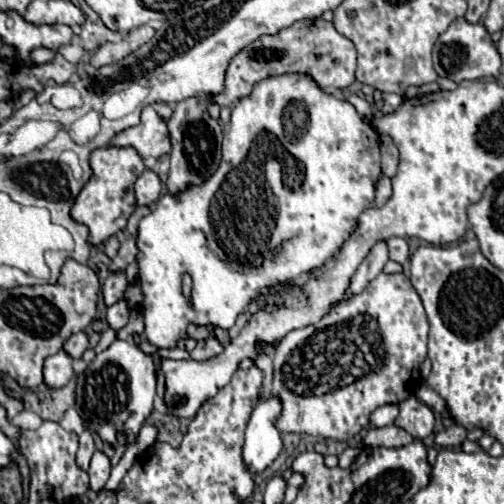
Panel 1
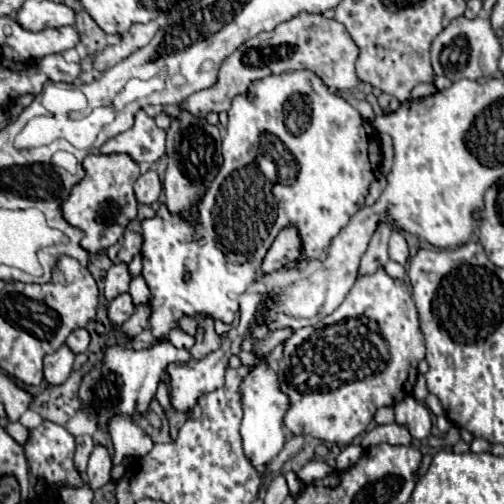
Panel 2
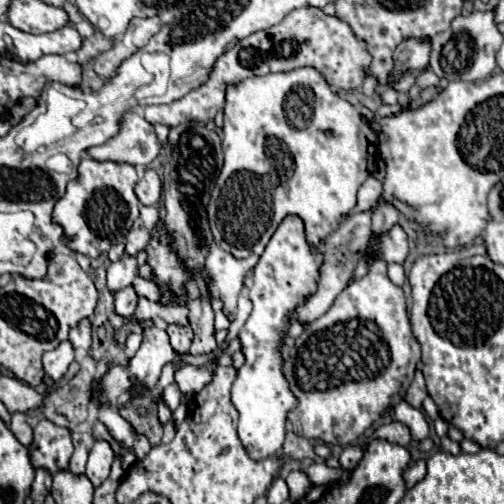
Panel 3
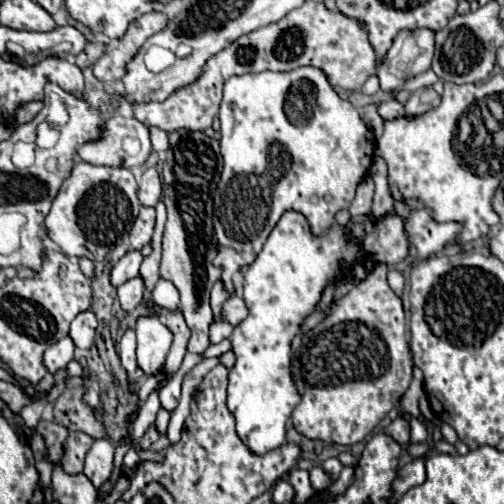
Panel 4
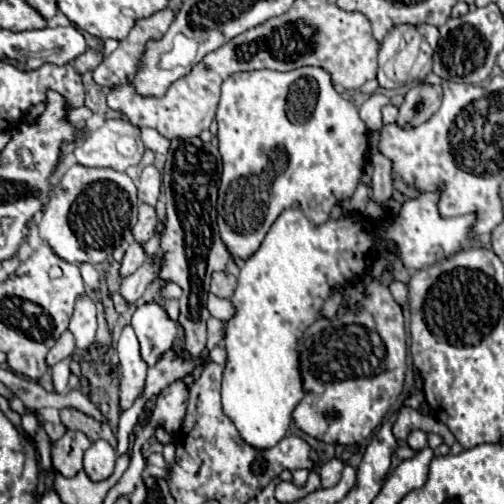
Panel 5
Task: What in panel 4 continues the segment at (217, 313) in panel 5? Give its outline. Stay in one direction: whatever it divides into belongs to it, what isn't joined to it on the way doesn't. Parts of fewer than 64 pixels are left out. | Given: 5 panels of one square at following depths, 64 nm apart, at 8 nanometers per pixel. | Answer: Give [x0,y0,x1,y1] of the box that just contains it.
[224,296,248,328]

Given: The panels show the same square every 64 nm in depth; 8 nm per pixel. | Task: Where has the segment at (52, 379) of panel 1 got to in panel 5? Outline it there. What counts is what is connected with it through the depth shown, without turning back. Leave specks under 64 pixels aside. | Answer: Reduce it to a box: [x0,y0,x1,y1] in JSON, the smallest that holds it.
[46,332,74,368]

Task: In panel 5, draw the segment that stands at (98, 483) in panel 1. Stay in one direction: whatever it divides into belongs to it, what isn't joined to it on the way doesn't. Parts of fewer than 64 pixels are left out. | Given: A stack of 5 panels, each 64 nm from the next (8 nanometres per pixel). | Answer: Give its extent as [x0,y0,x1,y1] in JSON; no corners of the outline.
[84,440,116,482]

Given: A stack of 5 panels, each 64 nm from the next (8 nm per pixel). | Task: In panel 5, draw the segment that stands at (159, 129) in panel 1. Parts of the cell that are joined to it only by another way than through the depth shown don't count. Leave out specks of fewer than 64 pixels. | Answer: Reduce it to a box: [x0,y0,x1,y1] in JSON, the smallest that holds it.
[74,118,146,170]

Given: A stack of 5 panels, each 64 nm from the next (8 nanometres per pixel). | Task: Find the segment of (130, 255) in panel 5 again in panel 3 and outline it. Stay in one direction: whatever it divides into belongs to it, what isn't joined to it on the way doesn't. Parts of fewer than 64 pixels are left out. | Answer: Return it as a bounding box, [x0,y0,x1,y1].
[108,256,138,294]

